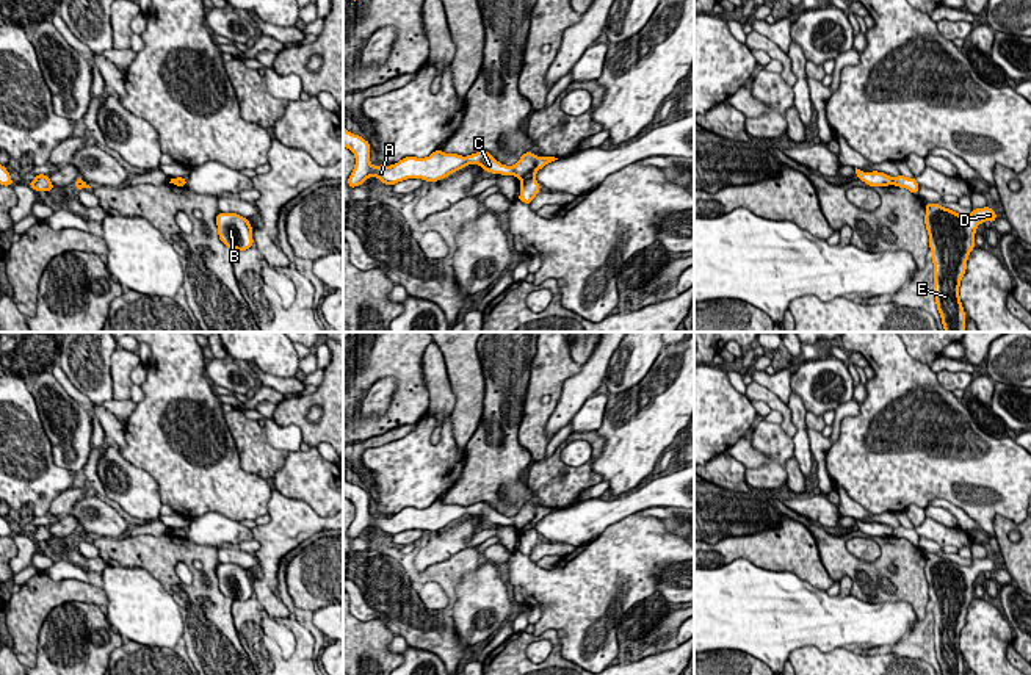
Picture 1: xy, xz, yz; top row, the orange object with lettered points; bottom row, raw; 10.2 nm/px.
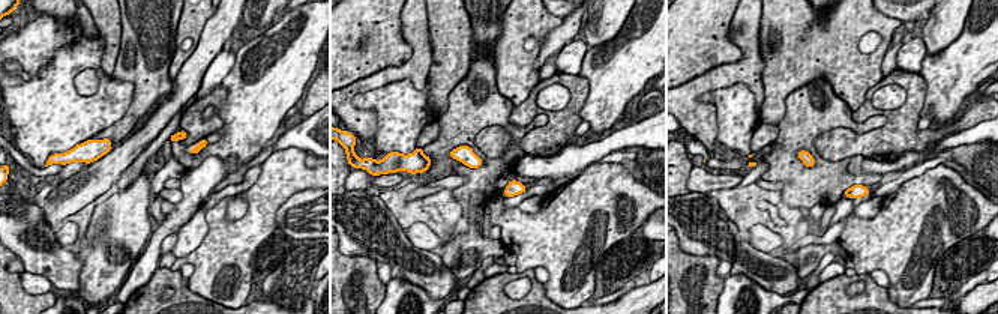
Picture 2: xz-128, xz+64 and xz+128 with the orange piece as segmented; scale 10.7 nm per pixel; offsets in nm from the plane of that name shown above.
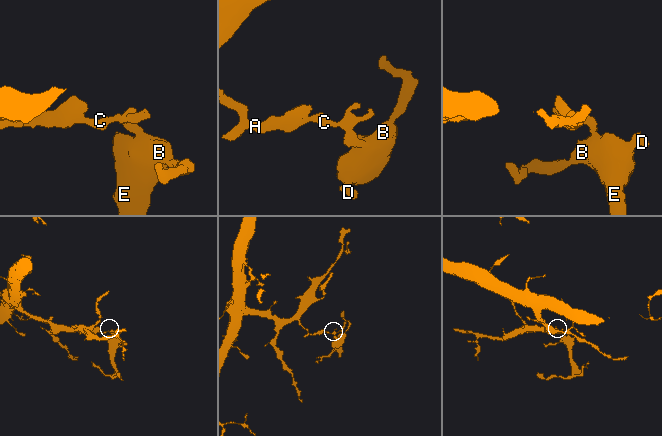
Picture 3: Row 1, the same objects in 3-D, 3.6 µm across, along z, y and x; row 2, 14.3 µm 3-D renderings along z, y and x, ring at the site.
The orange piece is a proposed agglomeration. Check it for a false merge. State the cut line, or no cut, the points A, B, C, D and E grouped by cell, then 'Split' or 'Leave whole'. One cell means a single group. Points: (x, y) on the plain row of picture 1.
Split along xz (533, 527), (522, 533). Groups: A C / B D E. Split

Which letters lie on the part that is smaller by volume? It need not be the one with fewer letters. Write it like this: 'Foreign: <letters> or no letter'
Foreign: B, D, E

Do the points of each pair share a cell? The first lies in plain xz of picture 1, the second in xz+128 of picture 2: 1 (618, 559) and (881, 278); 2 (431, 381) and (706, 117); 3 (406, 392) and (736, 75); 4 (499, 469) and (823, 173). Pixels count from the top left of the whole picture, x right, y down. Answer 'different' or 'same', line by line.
1: different
2: same
3: different
4: same

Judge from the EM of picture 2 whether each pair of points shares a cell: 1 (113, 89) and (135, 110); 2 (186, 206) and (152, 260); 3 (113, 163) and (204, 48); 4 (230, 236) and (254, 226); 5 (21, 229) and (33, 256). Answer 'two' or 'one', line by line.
1: two
2: one
3: one
4: one
5: one

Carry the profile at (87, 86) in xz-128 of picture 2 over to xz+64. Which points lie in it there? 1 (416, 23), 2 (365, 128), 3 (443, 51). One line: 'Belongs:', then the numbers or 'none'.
Belongs: 1, 2

